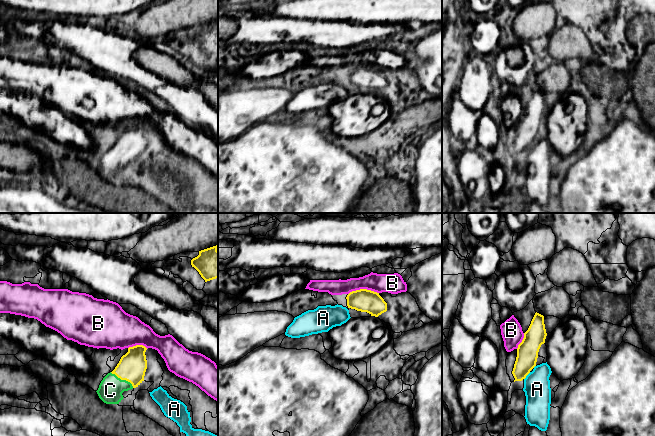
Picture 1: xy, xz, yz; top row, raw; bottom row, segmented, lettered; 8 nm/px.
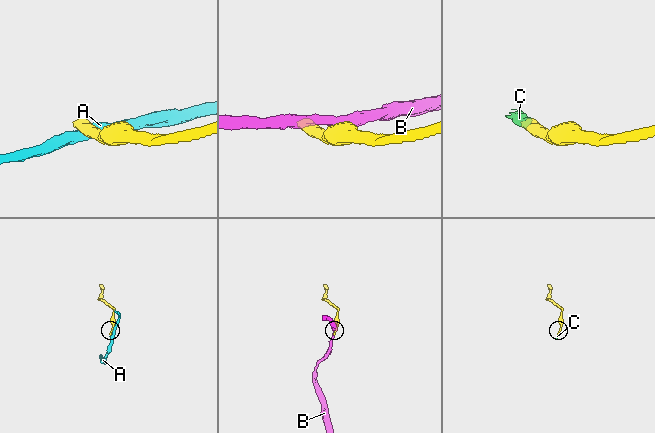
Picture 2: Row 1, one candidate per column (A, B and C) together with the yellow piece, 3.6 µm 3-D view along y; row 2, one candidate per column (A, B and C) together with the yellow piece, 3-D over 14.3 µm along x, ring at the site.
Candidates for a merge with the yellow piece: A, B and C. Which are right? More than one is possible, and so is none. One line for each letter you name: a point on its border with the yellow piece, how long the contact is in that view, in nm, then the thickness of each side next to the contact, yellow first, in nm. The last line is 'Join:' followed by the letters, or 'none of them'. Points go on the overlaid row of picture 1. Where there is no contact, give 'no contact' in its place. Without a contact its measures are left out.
C: meets yellow in xy at (122, 379); contact 220 nm long; 220 nm thick on the yellow side, 200 nm on the other
Join: C

